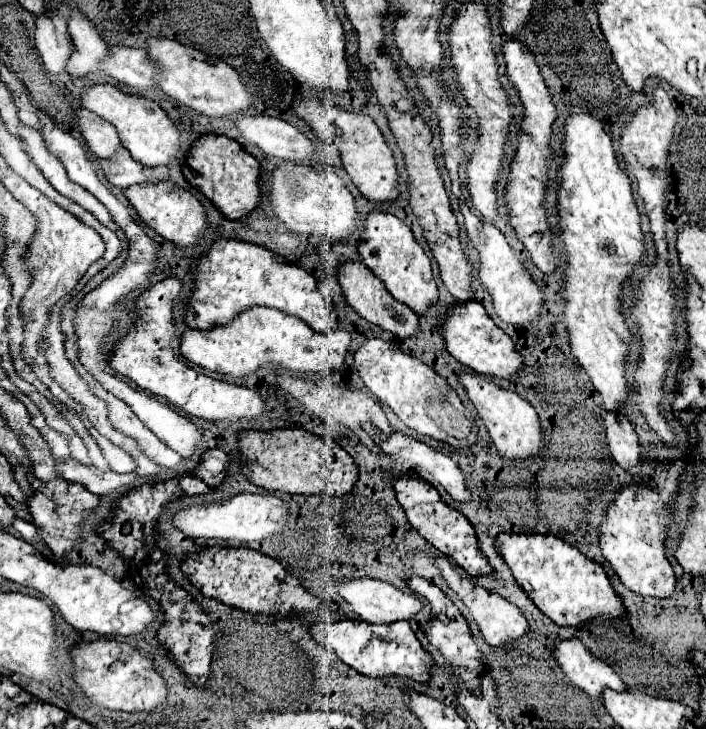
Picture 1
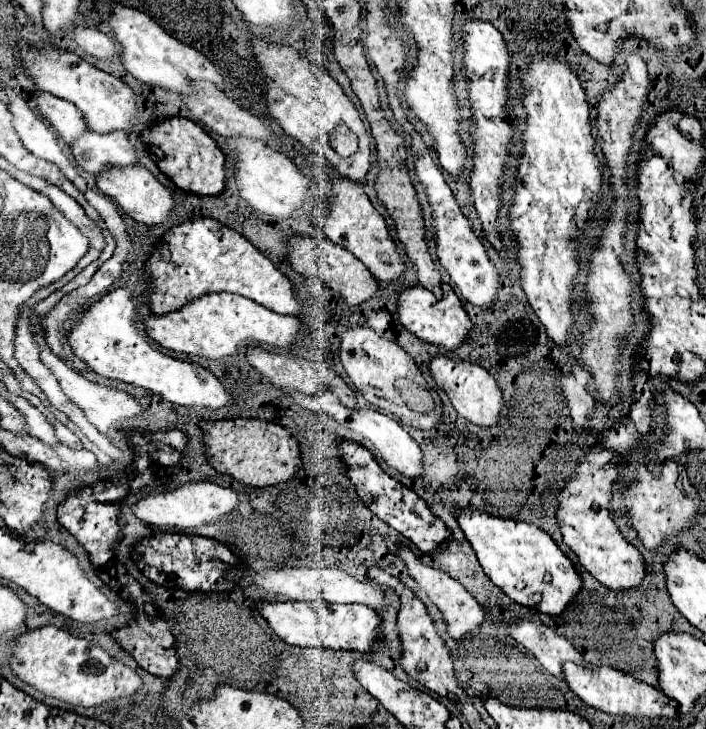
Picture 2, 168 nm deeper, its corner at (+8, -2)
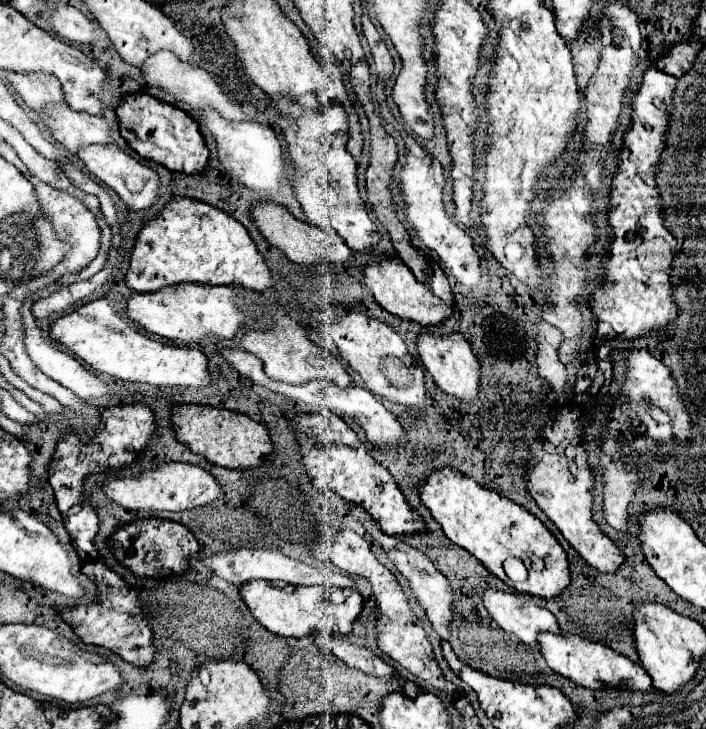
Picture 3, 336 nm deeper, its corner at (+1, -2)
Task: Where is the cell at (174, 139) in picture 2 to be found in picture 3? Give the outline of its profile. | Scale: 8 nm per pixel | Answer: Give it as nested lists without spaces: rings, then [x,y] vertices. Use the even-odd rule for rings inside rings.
[[[130,93],[130,95],[124,95],[122,101],[118,103],[116,117],[118,117],[120,135],[140,157],[156,161],[166,169],[182,171],[188,175],[200,173],[206,169],[208,149],[204,145],[204,139],[198,131],[196,121],[182,109],[146,93]]]

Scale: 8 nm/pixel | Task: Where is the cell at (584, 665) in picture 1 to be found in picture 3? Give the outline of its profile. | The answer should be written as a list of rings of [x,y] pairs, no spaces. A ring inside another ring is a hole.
[[[486,589],[480,593],[480,597],[492,619],[504,631],[514,633],[520,641],[532,645],[534,649],[538,631],[560,631],[556,617],[548,609],[536,605],[524,593]]]

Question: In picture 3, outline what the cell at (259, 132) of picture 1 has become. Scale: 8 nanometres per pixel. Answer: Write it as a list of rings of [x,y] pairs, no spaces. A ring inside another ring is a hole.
[[[158,51],[158,53],[154,53],[152,57],[148,57],[148,59],[144,61],[144,65],[140,67],[140,71],[142,71],[142,75],[144,75],[144,79],[146,79],[148,85],[164,89],[166,93],[174,95],[178,101],[188,103],[192,109],[200,109],[200,105],[208,105],[208,107],[216,109],[218,113],[222,113],[222,117],[232,117],[232,121],[244,121],[244,119],[246,119],[246,115],[240,111],[240,107],[232,105],[232,103],[222,95],[218,83],[216,83],[204,69],[180,61],[174,53],[168,53],[168,51]]]

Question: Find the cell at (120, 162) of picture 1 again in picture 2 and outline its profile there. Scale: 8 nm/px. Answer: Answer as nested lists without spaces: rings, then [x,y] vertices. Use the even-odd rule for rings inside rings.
[[[89,131],[77,141],[77,145],[71,145],[71,149],[77,165],[91,175],[99,175],[109,167],[123,169],[139,163],[135,147],[125,133],[99,135]]]

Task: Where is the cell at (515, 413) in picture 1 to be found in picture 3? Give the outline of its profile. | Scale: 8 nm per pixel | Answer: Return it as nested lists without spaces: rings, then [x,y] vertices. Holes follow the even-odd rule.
[[[418,333],[416,349],[418,349],[418,355],[420,355],[424,367],[430,371],[430,375],[434,377],[436,385],[442,391],[446,391],[454,397],[460,397],[462,401],[474,401],[474,397],[478,395],[480,365],[474,357],[474,353],[470,351],[470,345],[462,333],[450,333],[450,335]]]

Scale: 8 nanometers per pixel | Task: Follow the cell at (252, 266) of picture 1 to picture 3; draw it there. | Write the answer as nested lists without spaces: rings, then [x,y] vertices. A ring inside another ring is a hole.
[[[172,197],[168,205],[140,229],[130,255],[130,269],[126,273],[126,285],[138,293],[154,293],[164,285],[172,285],[178,281],[204,281],[210,285],[238,283],[256,291],[266,291],[272,285],[272,277],[264,263],[264,257],[258,253],[246,227],[228,213],[190,197]]]

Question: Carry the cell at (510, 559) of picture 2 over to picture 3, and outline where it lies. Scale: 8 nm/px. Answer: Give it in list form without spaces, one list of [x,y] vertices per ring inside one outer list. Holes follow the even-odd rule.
[[[454,467],[430,471],[428,477],[420,481],[420,499],[452,543],[472,553],[498,579],[502,579],[516,591],[548,599],[556,593],[562,593],[562,589],[568,585],[570,577],[564,549],[538,517],[534,517],[530,511],[516,505],[514,501],[478,485],[472,477]],[[508,557],[518,557],[524,561],[528,577],[522,583],[514,583],[504,573],[502,563]]]

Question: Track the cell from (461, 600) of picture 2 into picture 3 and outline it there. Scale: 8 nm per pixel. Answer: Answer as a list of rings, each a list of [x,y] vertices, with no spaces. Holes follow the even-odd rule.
[[[350,503],[350,513],[356,517],[358,523],[362,523],[362,527],[366,529],[366,533],[368,533],[374,541],[380,543],[380,547],[388,553],[388,559],[394,563],[394,567],[400,571],[400,575],[408,579],[410,589],[412,589],[412,593],[416,595],[416,599],[418,599],[418,603],[422,605],[422,609],[426,611],[428,619],[432,621],[434,631],[436,631],[442,639],[448,639],[448,629],[446,629],[446,627],[448,627],[448,621],[452,621],[452,609],[450,609],[450,607],[452,607],[452,589],[448,589],[448,579],[432,565],[432,561],[428,561],[428,557],[426,557],[422,551],[406,545],[406,543],[400,539],[400,535],[386,535],[386,533],[382,533],[380,527],[376,527],[374,521],[368,517],[368,513],[364,513],[364,509],[360,509],[358,505],[352,505],[352,503]]]

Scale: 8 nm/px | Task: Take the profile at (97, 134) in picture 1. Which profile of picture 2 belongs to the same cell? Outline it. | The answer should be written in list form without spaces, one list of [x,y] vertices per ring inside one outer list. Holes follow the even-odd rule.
[[[37,93],[37,105],[41,115],[53,125],[53,129],[65,139],[65,143],[75,143],[85,131],[89,131],[83,113],[69,101],[61,101],[49,93]]]

